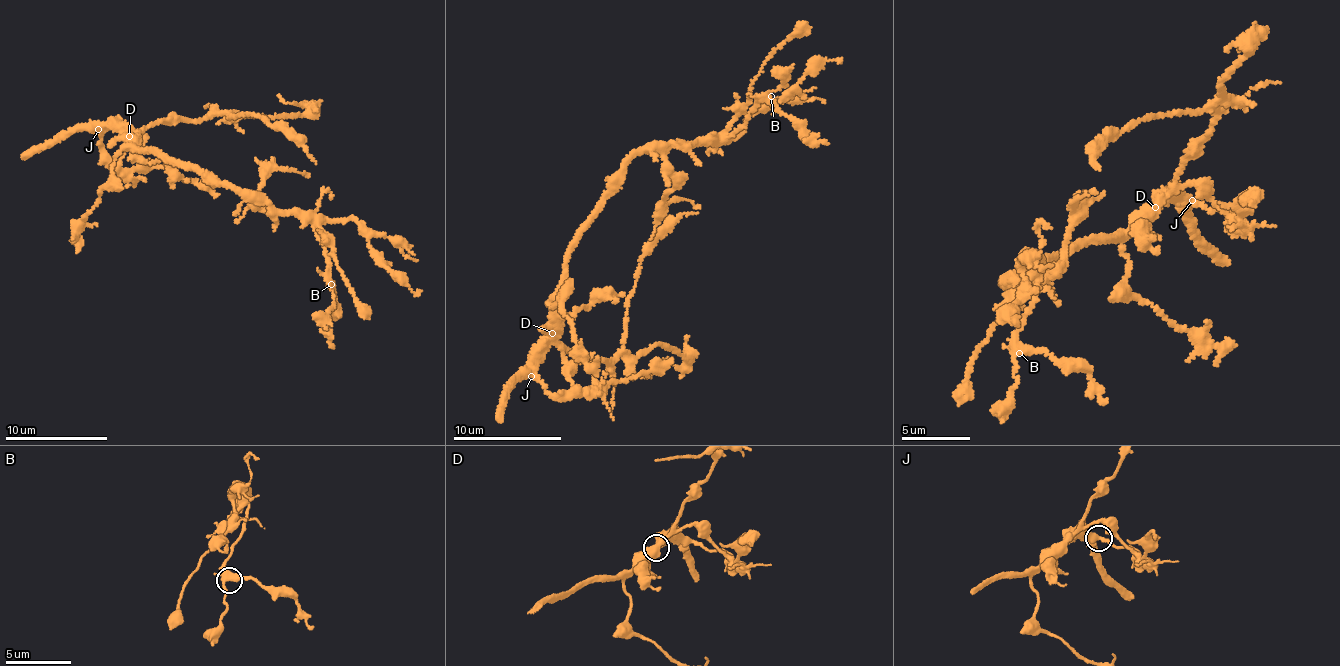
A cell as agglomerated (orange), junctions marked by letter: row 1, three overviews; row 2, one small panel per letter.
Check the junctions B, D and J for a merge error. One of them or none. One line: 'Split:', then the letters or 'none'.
Split: D

